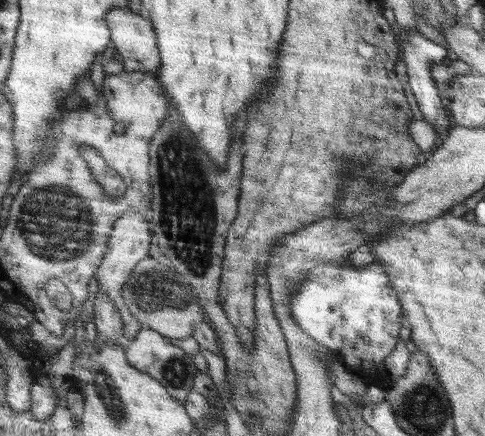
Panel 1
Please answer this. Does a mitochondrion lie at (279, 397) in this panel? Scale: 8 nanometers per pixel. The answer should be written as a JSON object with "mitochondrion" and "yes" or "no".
{"mitochondrion":"no"}

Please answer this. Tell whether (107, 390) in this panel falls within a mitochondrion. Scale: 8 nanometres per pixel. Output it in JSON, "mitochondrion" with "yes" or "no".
{"mitochondrion":"yes"}

